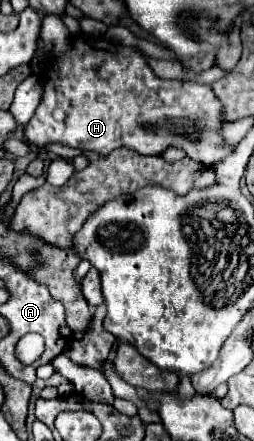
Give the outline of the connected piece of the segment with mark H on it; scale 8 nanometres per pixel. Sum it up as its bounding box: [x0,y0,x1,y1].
[24,35,232,165]

